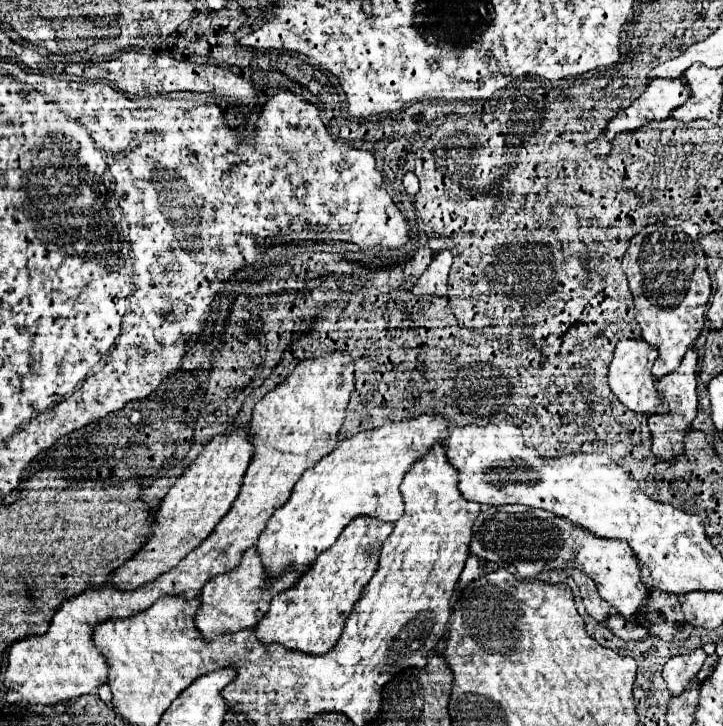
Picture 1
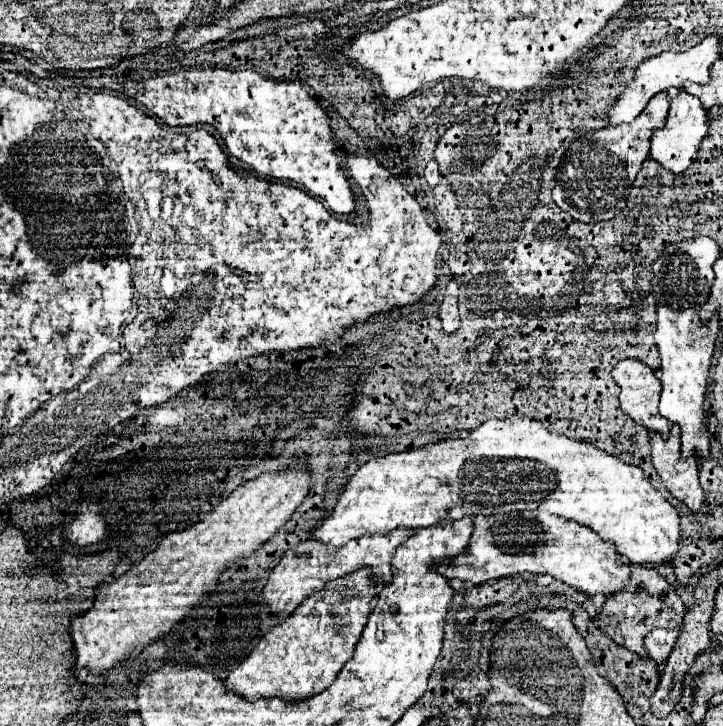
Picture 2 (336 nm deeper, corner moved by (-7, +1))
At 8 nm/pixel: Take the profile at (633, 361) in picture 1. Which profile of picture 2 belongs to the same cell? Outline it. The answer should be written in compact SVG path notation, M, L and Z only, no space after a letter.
M621 360L613 370L613 380L621 388L619 402L627 416L631 416L639 426L669 436L669 422L659 416L659 392L661 382L655 372L639 360Z

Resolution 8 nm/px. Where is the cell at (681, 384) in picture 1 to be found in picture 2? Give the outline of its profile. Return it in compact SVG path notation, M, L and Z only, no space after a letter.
M675 424L671 426L669 438L661 438L661 434L651 438L653 466L659 472L665 488L695 514L705 502L703 488L699 484L699 462L695 458L685 462L679 460L679 448L679 426Z

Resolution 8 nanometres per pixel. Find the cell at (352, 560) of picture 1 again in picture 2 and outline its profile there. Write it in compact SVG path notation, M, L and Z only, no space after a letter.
M367 568L329 582L323 590L299 604L293 616L271 628L259 640L249 658L227 676L227 692L251 702L275 696L285 702L299 702L323 692L343 664L351 660L355 644L367 624L373 596L375 586L371 584Z

